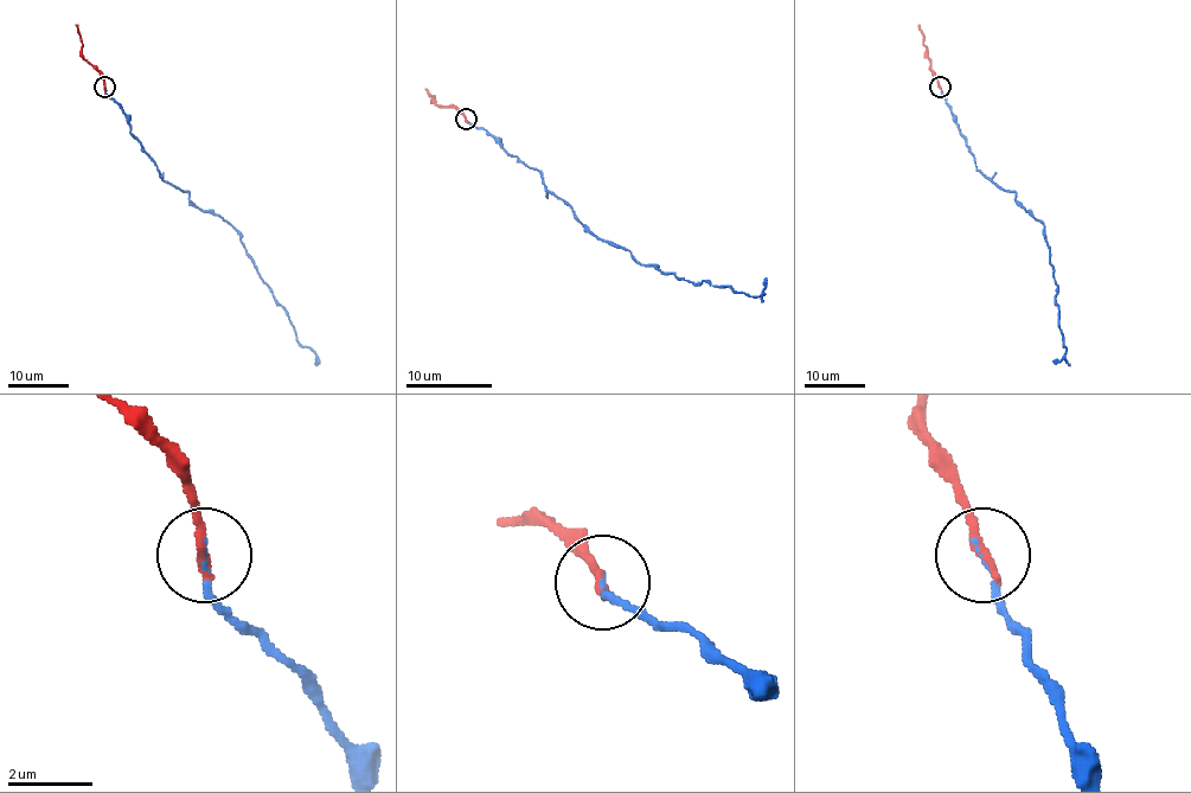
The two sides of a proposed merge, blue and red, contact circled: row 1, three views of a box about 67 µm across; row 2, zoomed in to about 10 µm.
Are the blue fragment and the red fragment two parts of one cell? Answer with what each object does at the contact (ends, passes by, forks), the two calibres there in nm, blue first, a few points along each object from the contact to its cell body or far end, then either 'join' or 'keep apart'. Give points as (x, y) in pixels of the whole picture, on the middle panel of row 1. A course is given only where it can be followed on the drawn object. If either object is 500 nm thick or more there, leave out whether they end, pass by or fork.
blue ends | red ends | 80/280 nm | blue via (466, 120), (537, 168), (552, 194), (600, 240), (625, 248), (645, 266), (738, 293), (761, 295), (767, 279) | red via (466, 120), (434, 100), (426, 89) | join

